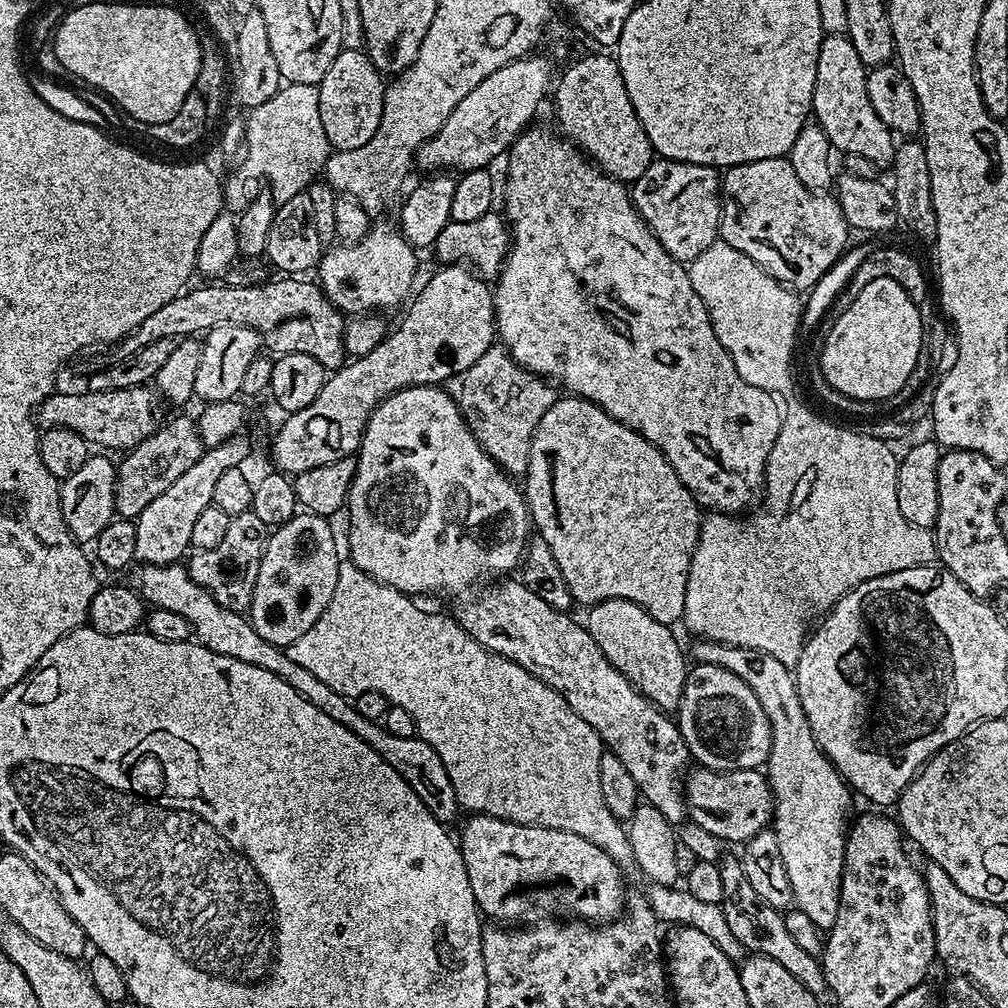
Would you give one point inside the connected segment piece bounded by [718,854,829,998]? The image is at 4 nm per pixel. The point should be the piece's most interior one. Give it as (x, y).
(762, 929)

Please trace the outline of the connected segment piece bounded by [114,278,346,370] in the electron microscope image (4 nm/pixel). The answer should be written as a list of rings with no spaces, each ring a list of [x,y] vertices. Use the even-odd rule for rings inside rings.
[[[308,278],[276,279],[280,280],[241,288],[231,287],[224,282],[208,282],[205,288],[189,287],[166,302],[166,306],[154,310],[150,318],[138,322],[138,326],[134,326],[134,330],[130,330],[130,334],[115,345],[115,355],[131,358],[138,350],[142,350],[142,346],[150,346],[162,338],[192,338],[207,333],[209,328],[237,324],[253,328],[259,334],[263,347],[273,348],[273,353],[310,354],[310,358],[318,358],[326,370],[343,368],[346,363],[343,341],[345,313],[324,297],[319,283],[312,281],[311,284]]]

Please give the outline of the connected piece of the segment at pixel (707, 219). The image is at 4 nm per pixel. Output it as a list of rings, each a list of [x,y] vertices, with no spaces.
[[[663,158],[653,159],[642,178],[631,181],[632,201],[638,214],[650,226],[652,233],[662,242],[662,246],[681,262],[690,262],[706,250],[706,246],[717,243],[720,235],[720,182],[722,176],[717,169],[705,164],[691,164]]]

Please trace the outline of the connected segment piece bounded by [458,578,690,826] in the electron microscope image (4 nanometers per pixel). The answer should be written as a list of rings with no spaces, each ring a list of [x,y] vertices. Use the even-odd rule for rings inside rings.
[[[500,578],[489,584],[492,585],[488,592],[460,608],[458,619],[466,634],[486,650],[510,658],[510,662],[522,666],[522,670],[562,694],[574,714],[599,734],[605,749],[625,764],[641,797],[662,810],[672,825],[680,824],[686,816],[682,781],[690,757],[675,719],[667,711],[648,703],[648,699],[610,663],[606,654],[598,650],[598,642],[594,642],[581,621],[579,624],[571,620],[568,612],[546,606],[546,602],[526,590],[518,578]]]

